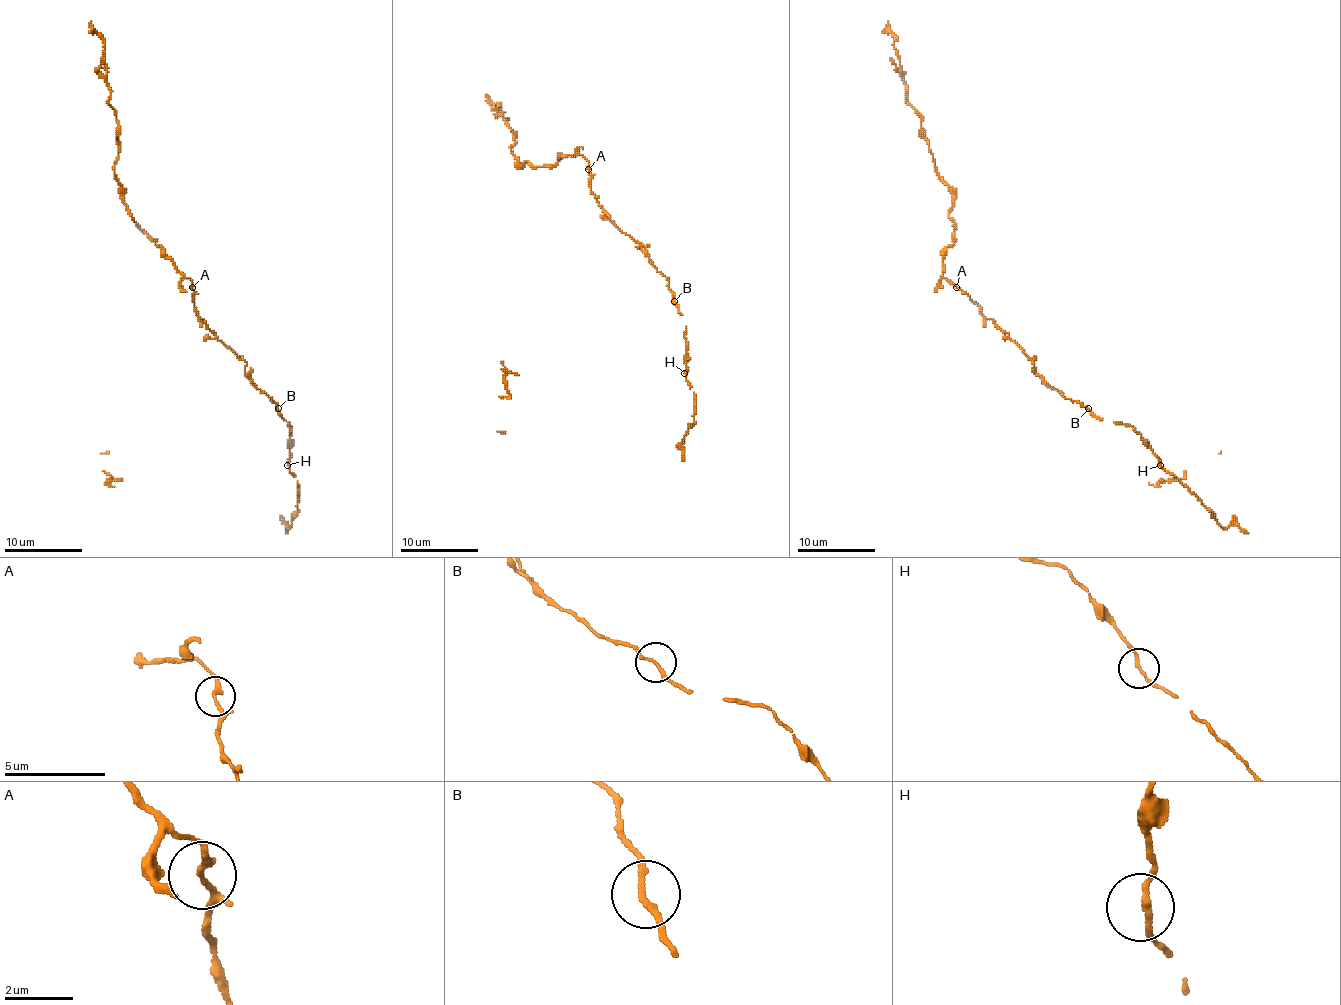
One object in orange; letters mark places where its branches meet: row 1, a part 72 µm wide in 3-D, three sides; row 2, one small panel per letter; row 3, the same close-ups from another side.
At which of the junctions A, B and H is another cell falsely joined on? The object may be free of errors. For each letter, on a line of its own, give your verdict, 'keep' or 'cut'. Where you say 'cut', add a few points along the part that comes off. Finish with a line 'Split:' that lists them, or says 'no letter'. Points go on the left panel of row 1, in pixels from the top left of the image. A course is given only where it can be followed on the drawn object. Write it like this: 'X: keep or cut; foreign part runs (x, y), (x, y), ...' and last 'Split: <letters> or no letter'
A: cut; foreign part runs (192, 288), (192, 282), (130, 216), (114, 171), (118, 126), (108, 101), (104, 39), (91, 21)
B: keep
H: keep
Split: A

